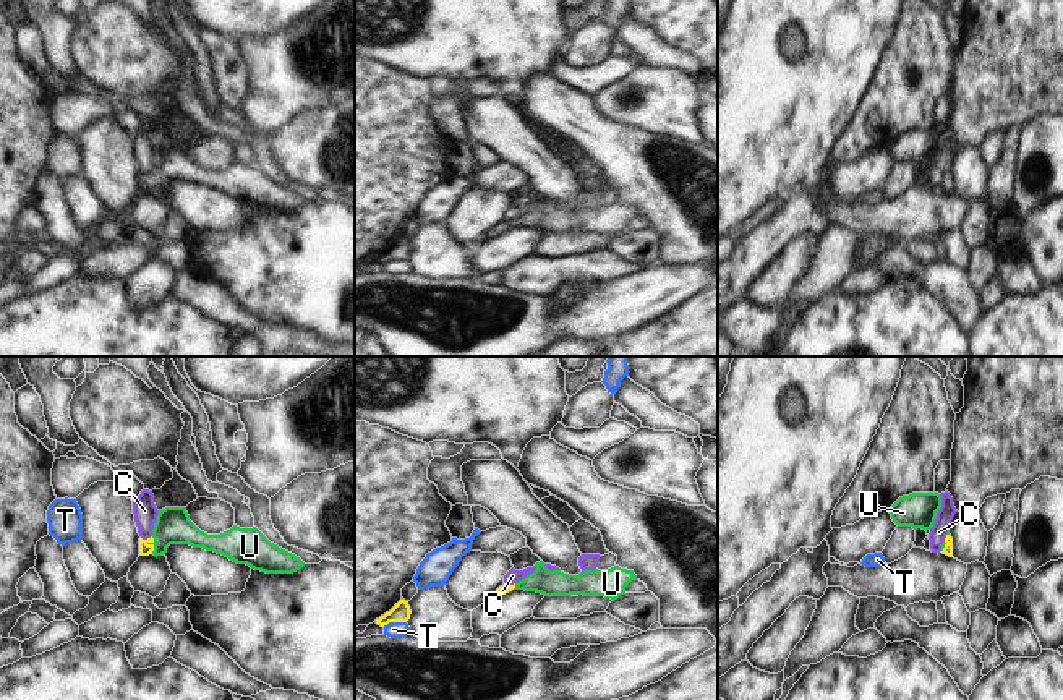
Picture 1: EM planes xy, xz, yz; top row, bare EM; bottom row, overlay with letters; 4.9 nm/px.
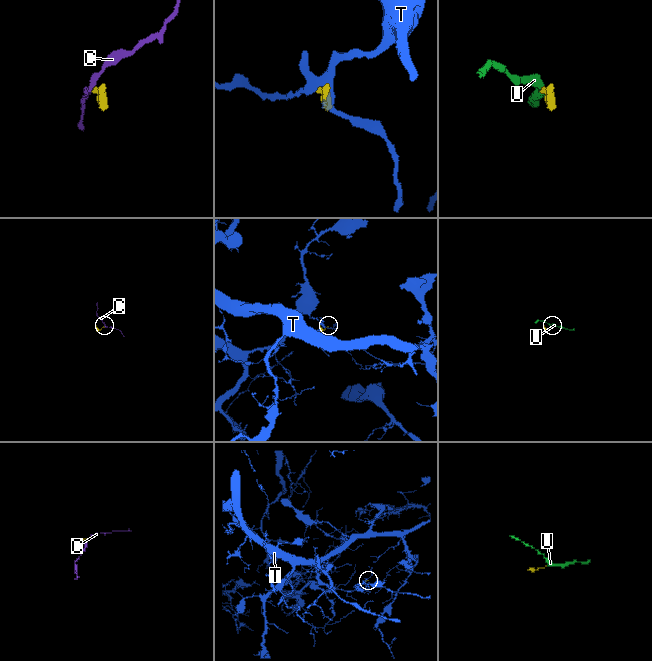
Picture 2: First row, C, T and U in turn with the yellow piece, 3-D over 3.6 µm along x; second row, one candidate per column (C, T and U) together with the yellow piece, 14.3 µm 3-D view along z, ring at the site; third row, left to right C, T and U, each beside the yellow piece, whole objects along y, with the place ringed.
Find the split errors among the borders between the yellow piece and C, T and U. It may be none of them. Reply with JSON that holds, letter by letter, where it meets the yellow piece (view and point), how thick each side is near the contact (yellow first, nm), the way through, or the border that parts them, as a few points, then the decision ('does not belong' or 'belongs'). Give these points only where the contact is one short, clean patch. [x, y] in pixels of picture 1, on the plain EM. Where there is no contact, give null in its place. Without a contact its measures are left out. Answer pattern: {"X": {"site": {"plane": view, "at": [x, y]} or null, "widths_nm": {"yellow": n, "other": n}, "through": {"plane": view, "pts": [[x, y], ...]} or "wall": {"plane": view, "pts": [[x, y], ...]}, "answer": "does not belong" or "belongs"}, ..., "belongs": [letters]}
{"C": {"site": {"plane": "xy", "at": [148, 175]}, "widths_nm": {"yellow": 60, "other": 120}, "wall": {"plane": "xy", "pts": [[151, 172], [141, 175]]}, "answer": "does not belong"}, "T": {"site": {"plane": "xz", "at": [394, 258]}, "widths_nm": {"yellow": 100, "other": 80}, "wall": {"plane": "xz", "pts": [[405, 258], [389, 258], [383, 263]]}, "answer": "does not belong"}, "U": {"site": {"plane": "xy", "at": [153, 182]}, "widths_nm": {"yellow": 60, "other": 180}, "through": {"plane": "xy", "pts": [[145, 187], [153, 182], [172, 164]]}, "answer": "belongs"}, "belongs": ["U"]}

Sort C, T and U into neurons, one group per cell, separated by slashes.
C / T / U

